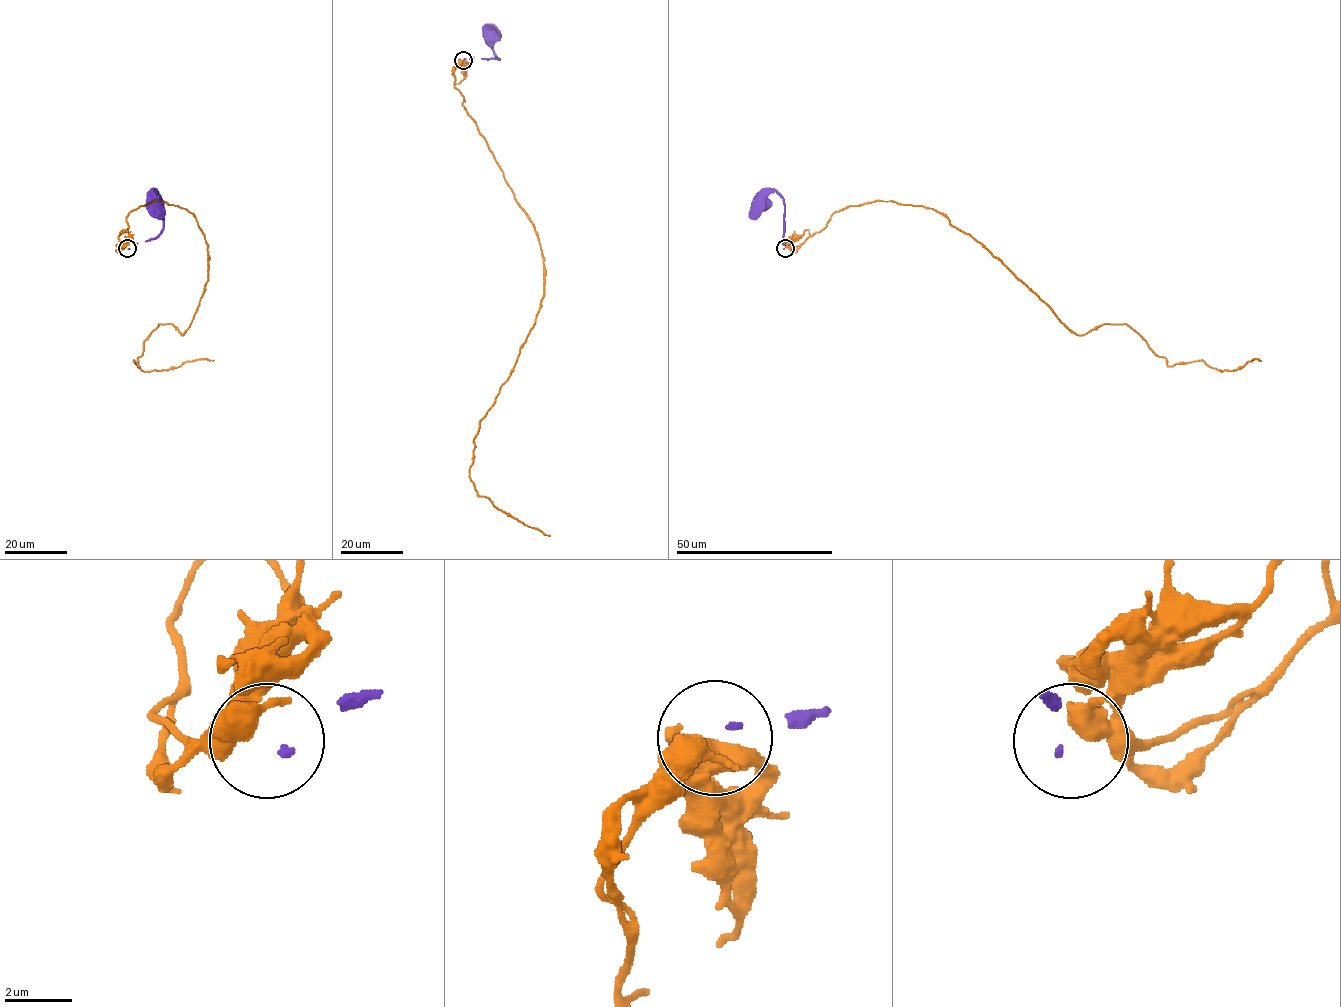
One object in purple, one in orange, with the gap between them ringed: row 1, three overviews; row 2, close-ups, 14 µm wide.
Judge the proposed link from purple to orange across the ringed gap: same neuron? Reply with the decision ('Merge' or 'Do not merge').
Do not merge

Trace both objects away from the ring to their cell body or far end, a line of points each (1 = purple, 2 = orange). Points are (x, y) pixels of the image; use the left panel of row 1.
1: (128, 248), (154, 239), (160, 233), (163, 203), (156, 192), (158, 201), (155, 203)
2: (126, 247), (140, 206), (193, 215), (199, 305), (184, 334), (159, 324), (133, 361), (214, 360)

